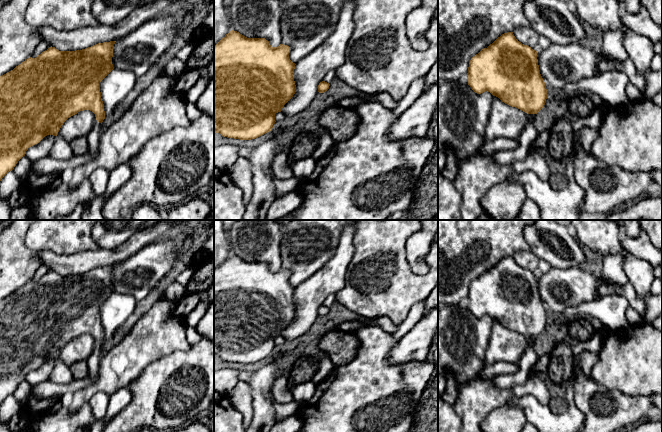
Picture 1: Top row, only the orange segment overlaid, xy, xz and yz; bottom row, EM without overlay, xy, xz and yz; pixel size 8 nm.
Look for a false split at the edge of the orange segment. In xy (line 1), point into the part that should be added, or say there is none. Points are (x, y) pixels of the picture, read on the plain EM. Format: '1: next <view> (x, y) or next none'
1: next xy (47, 389)

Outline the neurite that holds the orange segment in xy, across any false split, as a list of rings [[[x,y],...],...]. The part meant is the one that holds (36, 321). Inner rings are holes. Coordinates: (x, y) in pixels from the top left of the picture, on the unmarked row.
[[[115,266],[98,267],[75,275],[59,275],[51,270],[36,282],[29,281],[13,294],[0,300],[0,405],[9,395],[14,393],[31,370],[38,368],[47,359],[57,360],[63,347],[83,334],[92,335],[96,341],[95,348],[87,359],[87,376],[66,384],[45,381],[38,387],[36,394],[39,399],[62,397],[66,393],[74,394],[98,379],[102,346],[105,343],[100,306],[114,293],[112,281]]]

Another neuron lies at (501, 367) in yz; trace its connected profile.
[[[499,361],[492,365],[486,366],[480,373],[479,376],[483,379],[495,377],[501,374],[512,374],[518,371],[518,364],[509,362]]]

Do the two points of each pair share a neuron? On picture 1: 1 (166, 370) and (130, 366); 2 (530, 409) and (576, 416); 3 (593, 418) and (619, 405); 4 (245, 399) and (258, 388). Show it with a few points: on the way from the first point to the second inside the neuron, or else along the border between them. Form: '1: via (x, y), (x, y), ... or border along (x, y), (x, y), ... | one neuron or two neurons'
1: border along (165, 355), (150, 363), (128, 384) | two neurons
2: via (541, 416), (545, 420), (565, 420) | one neuron
3: via (599, 418), (613, 411) | one neuron
4: border along (246, 382), (250, 388), (253, 417) | two neurons

